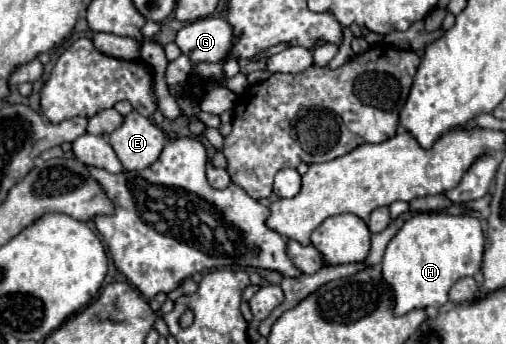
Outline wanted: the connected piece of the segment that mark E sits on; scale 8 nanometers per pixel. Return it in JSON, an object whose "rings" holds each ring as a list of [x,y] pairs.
{"rings":[[[138,111],[126,115],[124,125],[110,135],[110,145],[126,171],[146,169],[152,165],[164,149],[164,143],[164,133]]]}

